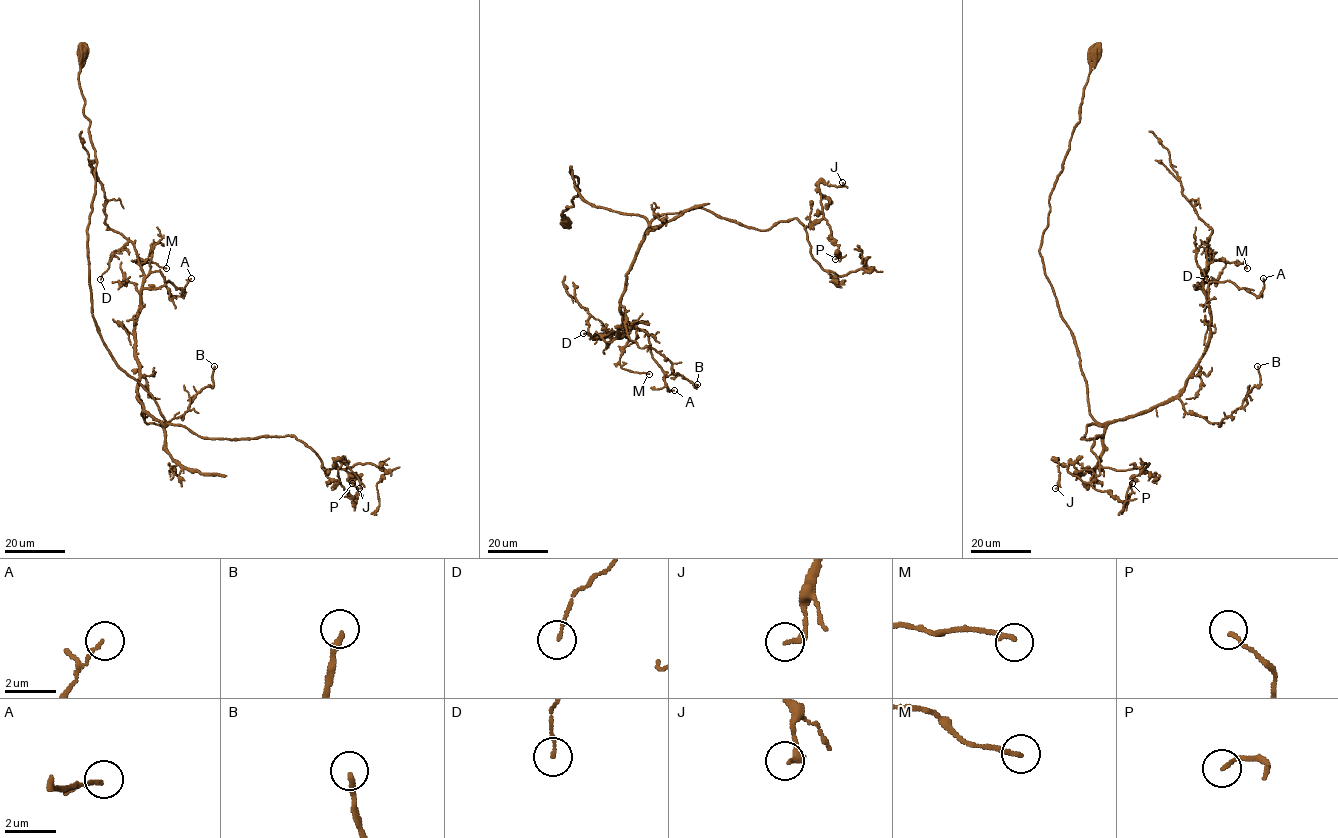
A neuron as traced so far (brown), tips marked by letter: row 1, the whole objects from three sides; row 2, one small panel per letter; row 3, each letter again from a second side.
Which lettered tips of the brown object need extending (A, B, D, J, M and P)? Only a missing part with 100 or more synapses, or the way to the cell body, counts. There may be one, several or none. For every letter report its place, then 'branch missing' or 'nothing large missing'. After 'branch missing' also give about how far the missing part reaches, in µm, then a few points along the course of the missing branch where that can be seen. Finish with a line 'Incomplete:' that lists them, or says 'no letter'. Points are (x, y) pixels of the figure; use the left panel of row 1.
A: place (191, 278); nothing large missing
B: place (214, 366); nothing large missing
D: place (100, 279); nothing large missing
J: place (359, 488); nothing large missing
M: place (166, 268); nothing large missing
P: place (352, 483); nothing large missing
Incomplete: no letter

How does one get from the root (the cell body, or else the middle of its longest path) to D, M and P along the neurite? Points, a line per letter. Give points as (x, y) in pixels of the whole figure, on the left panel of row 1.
D: (84, 50), (96, 161), (92, 314), (164, 424), (137, 397), (144, 274), (130, 241), (100, 279)
M: (84, 50), (96, 161), (92, 314), (163, 424), (138, 400), (134, 322), (136, 262), (166, 268)
P: (84, 50), (96, 161), (89, 286), (112, 359), (167, 423), (208, 438), (293, 435), (354, 501), (352, 483)

